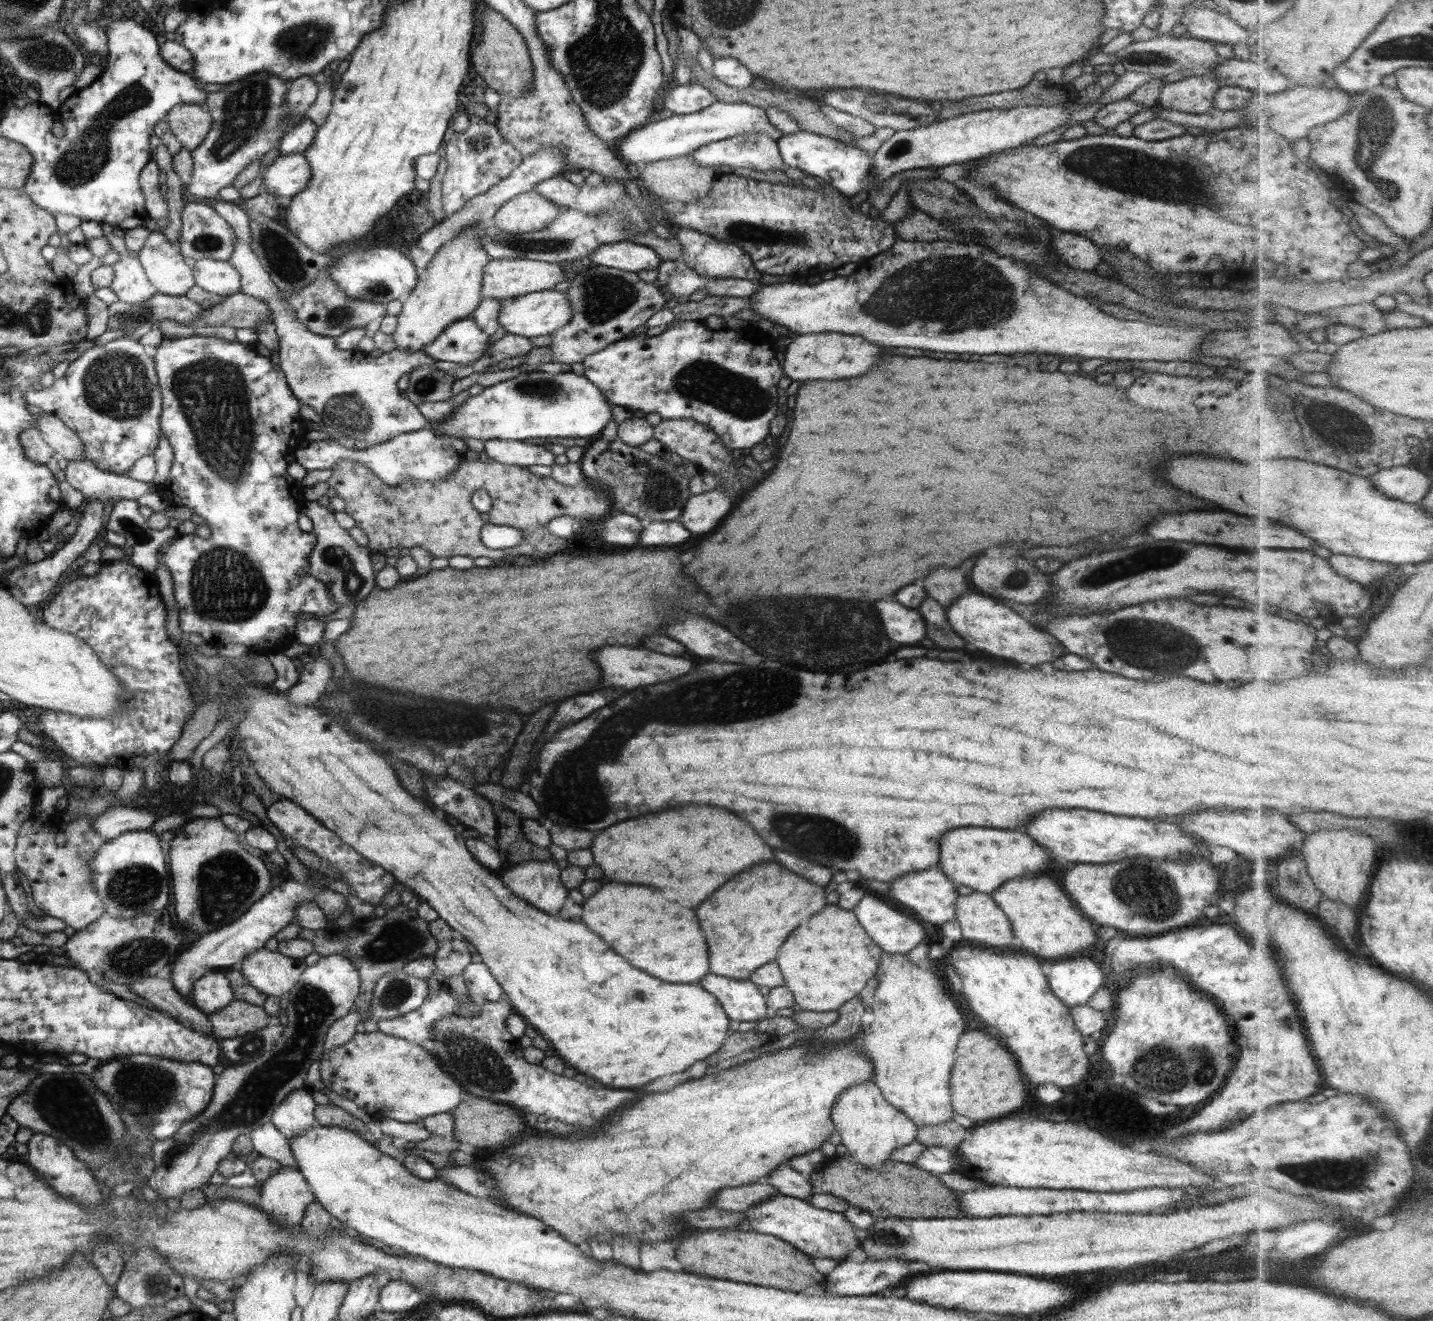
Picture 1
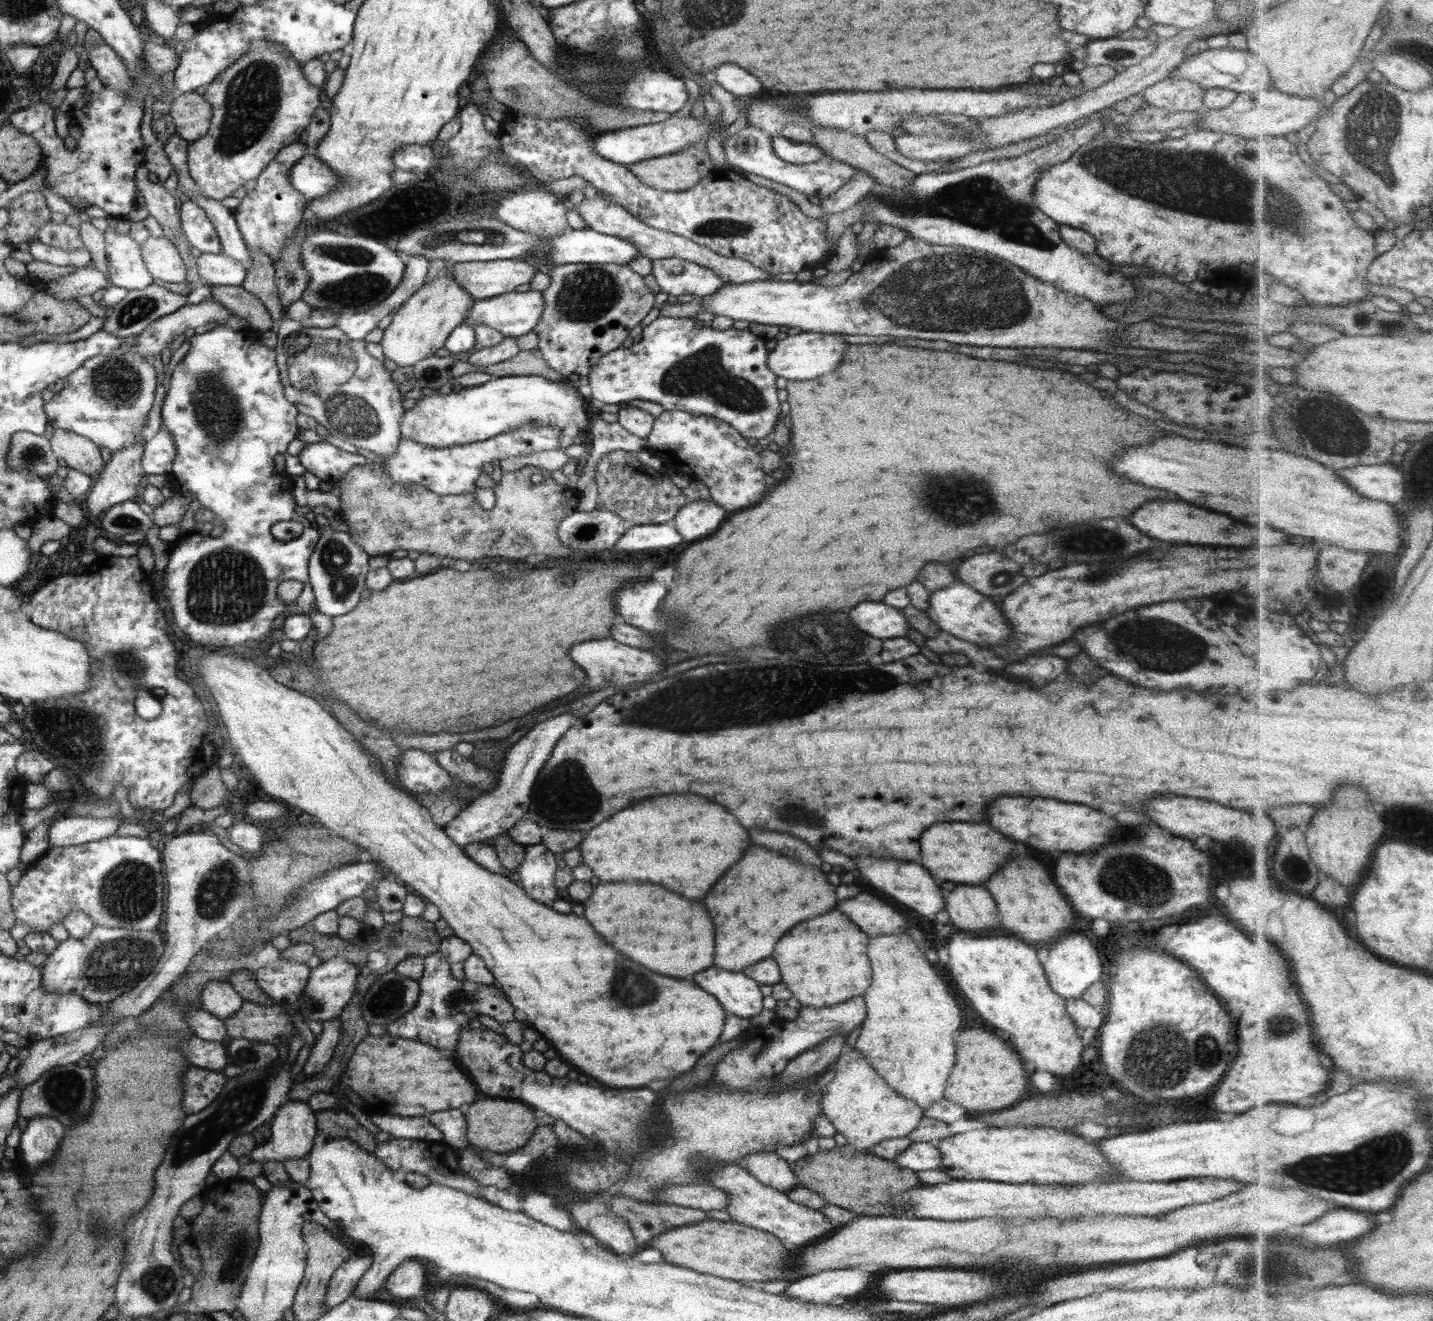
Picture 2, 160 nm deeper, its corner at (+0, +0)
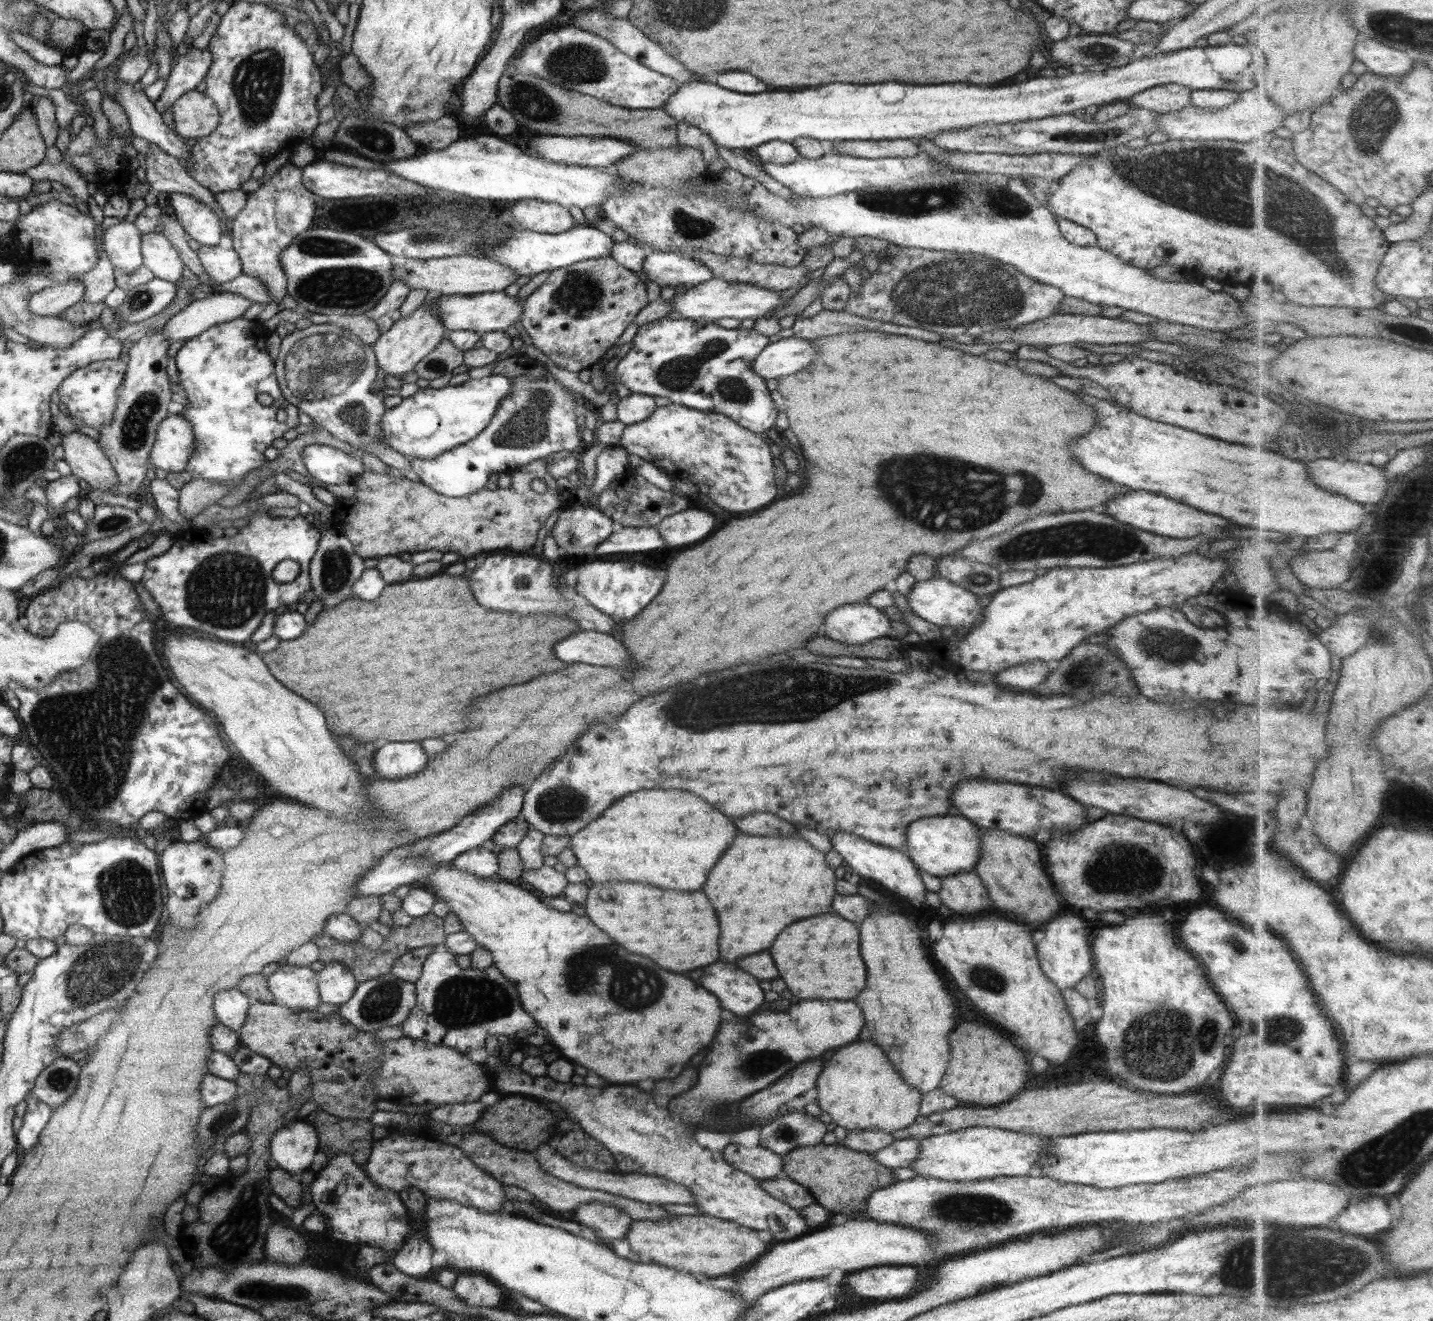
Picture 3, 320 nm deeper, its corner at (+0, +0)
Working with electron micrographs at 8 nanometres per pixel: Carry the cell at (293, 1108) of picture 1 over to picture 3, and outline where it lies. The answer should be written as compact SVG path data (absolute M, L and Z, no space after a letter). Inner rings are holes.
M302 1118L277 1130L271 1138L271 1159L276 1160L278 1167L299 1177L314 1163L319 1137L316 1131L314 1125Z

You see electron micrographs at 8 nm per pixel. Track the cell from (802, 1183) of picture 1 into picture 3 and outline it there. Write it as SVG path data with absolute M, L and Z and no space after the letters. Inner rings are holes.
M735 1141L721 1152L724 1160L736 1170L748 1173L757 1179L787 1177L781 1155L761 1147L744 1147Z

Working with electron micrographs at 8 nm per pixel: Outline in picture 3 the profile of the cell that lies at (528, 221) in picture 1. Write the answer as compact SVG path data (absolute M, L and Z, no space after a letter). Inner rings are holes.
M542 200L515 201L512 214L522 228L548 234L566 232L578 224L566 207Z

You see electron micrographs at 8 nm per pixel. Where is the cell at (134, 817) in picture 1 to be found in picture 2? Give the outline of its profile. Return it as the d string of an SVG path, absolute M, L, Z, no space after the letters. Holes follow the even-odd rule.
M56 817L48 828L50 847L68 847L97 842L114 836L118 827L124 824L124 818Z

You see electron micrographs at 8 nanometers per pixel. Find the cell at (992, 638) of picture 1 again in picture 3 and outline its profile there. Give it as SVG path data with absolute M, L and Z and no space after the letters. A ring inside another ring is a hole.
M938 576L923 581L917 580L905 596L914 614L938 626L948 626L954 630L958 626L971 629L981 621L980 618L984 618L984 607L980 605L978 595Z

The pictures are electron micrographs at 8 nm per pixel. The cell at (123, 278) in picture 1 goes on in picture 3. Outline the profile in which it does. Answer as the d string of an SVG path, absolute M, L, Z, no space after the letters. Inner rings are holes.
M121 219L109 226L102 238L104 250L114 268L131 273L143 264L141 232L133 222Z

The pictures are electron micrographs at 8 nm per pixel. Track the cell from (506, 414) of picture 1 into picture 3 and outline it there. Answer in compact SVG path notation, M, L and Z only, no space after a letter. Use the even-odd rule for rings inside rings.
M491 374L481 380L469 379L460 386L419 389L414 395L387 410L382 421L383 442L410 460L428 460L476 438L487 426L500 403L511 393L513 380Z

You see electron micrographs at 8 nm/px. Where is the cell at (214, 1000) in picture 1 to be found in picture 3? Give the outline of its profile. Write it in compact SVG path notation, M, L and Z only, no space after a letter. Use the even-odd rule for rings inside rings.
M237 988L220 992L216 996L214 1006L220 1023L239 1033L247 1022L247 1014L252 1005L252 998Z

